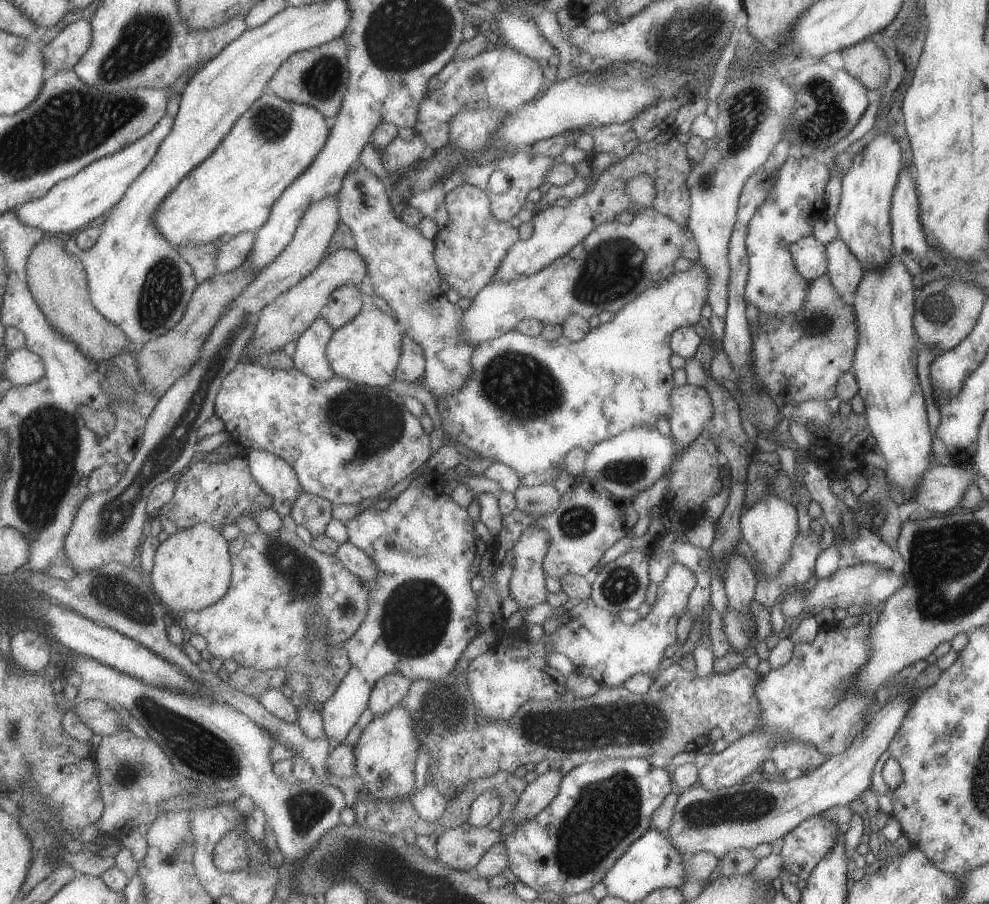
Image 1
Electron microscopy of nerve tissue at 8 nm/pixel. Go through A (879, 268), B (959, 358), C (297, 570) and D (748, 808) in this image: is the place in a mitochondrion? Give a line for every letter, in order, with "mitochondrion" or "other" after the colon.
A: other
B: other
C: mitochondrion
D: mitochondrion

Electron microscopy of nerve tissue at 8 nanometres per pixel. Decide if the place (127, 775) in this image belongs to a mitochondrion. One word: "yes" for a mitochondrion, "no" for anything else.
yes

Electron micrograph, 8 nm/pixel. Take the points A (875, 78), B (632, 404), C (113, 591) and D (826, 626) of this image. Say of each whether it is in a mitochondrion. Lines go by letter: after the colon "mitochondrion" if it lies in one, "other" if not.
A: other
B: other
C: mitochondrion
D: other

